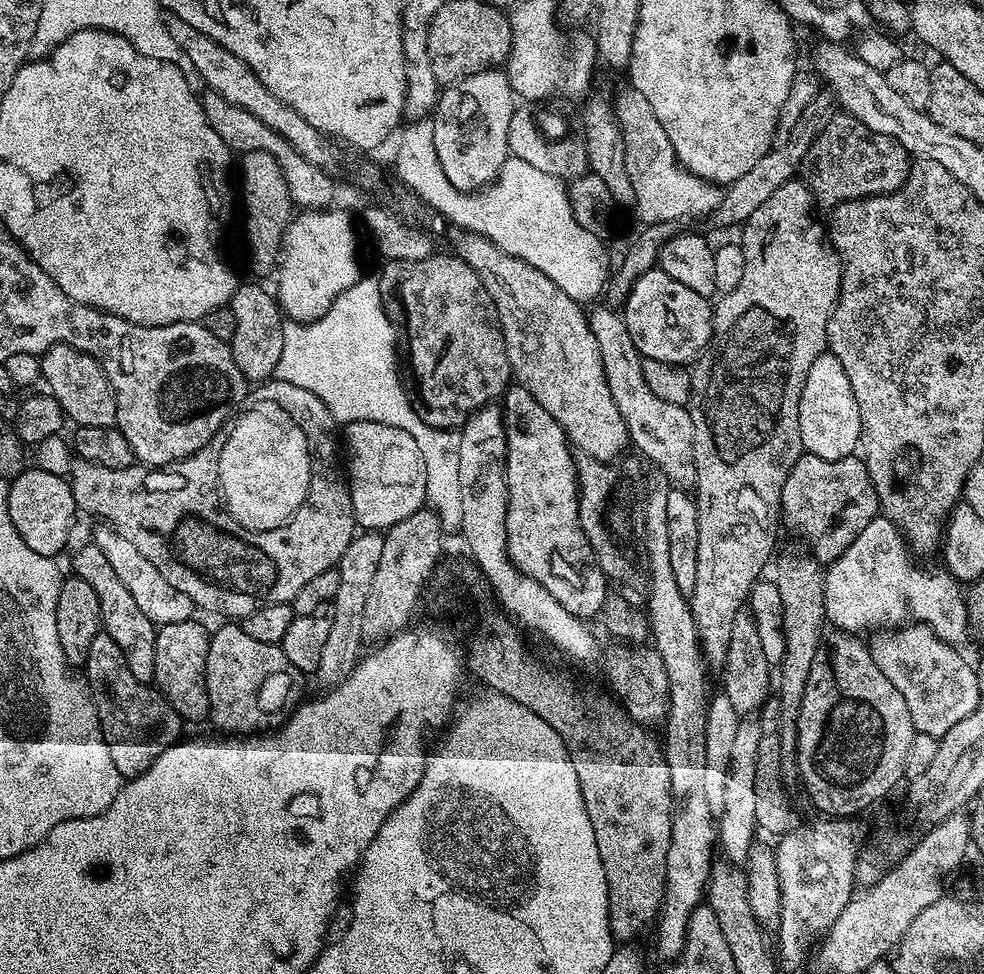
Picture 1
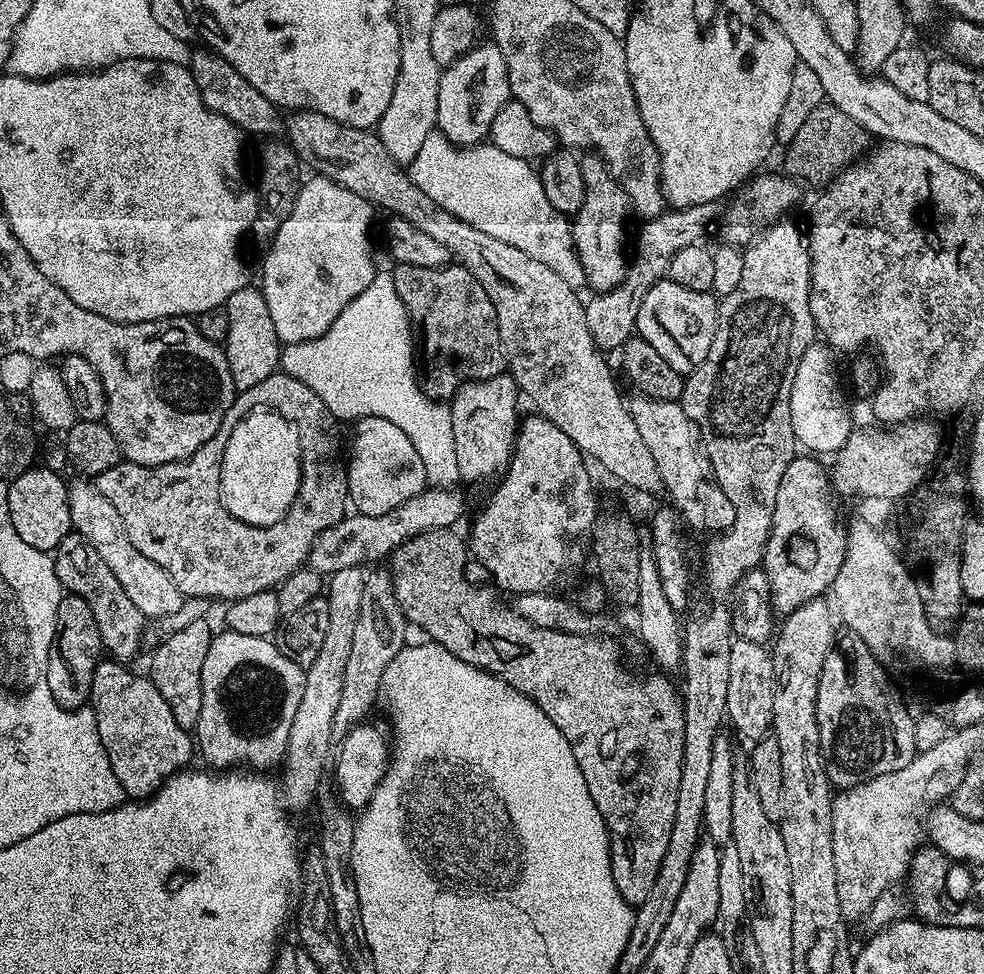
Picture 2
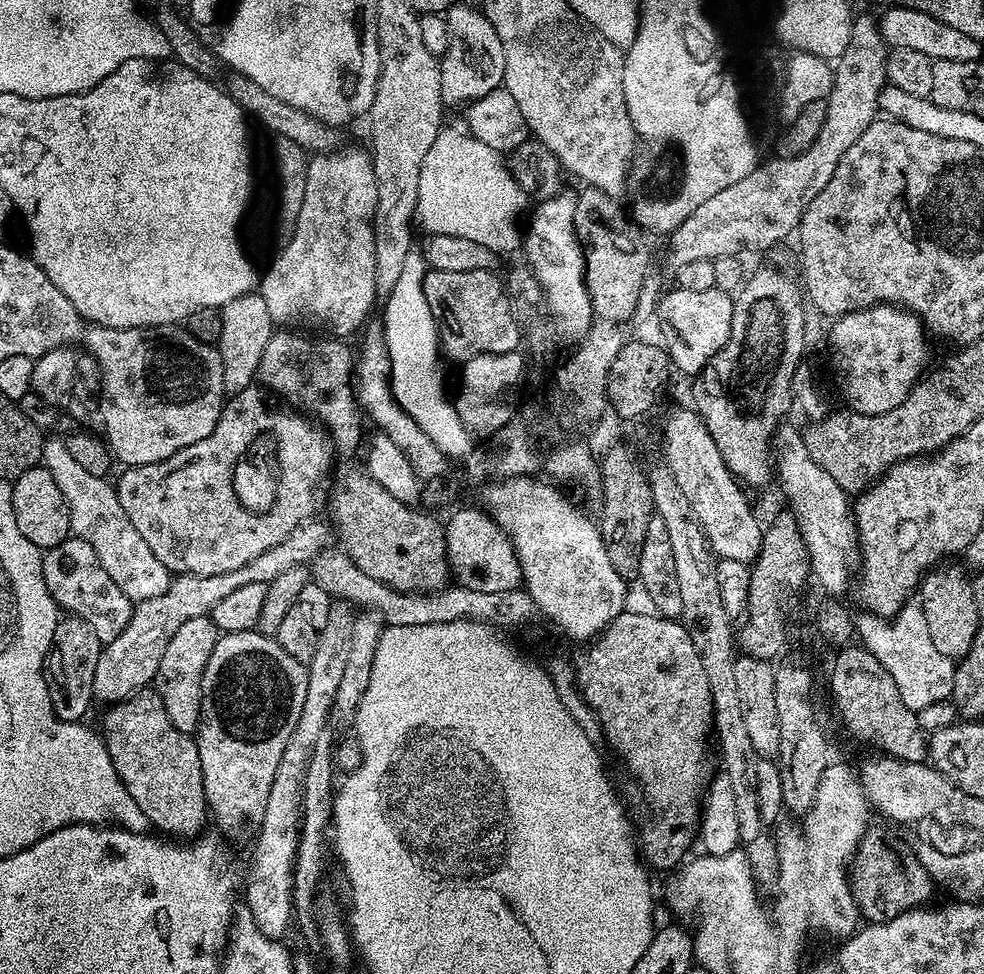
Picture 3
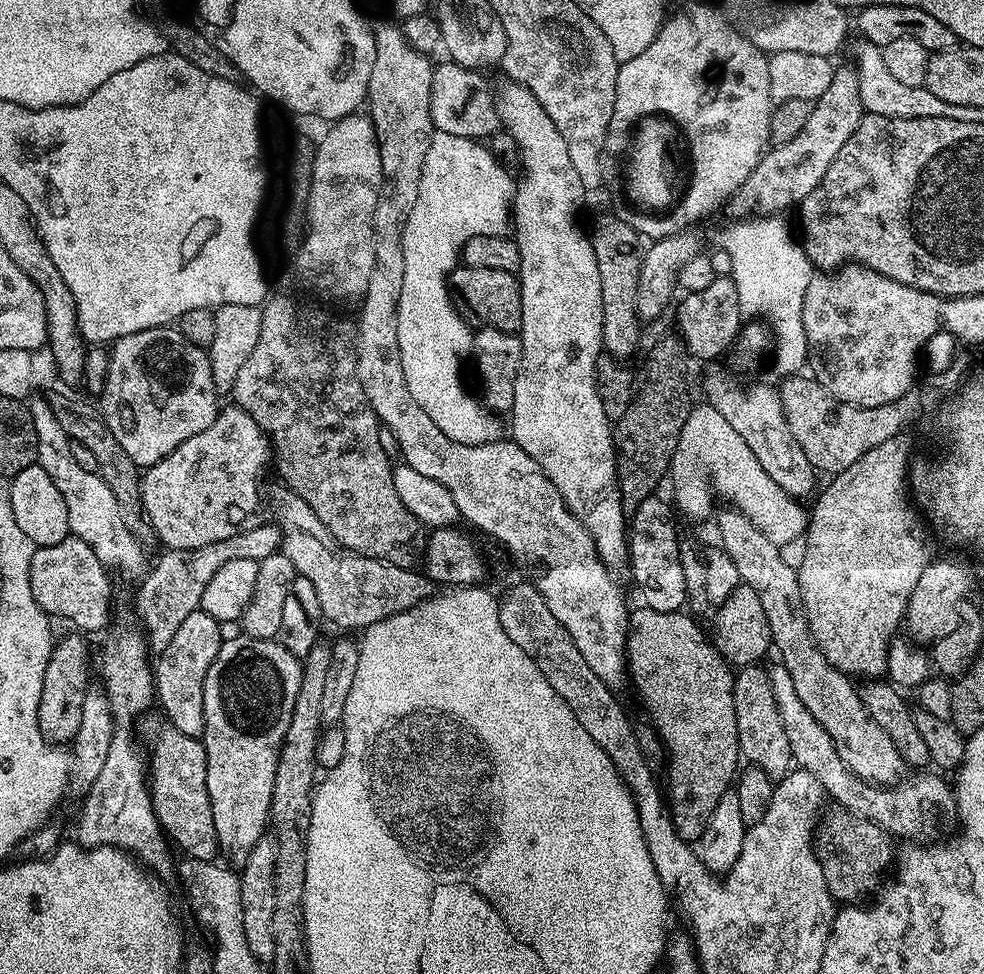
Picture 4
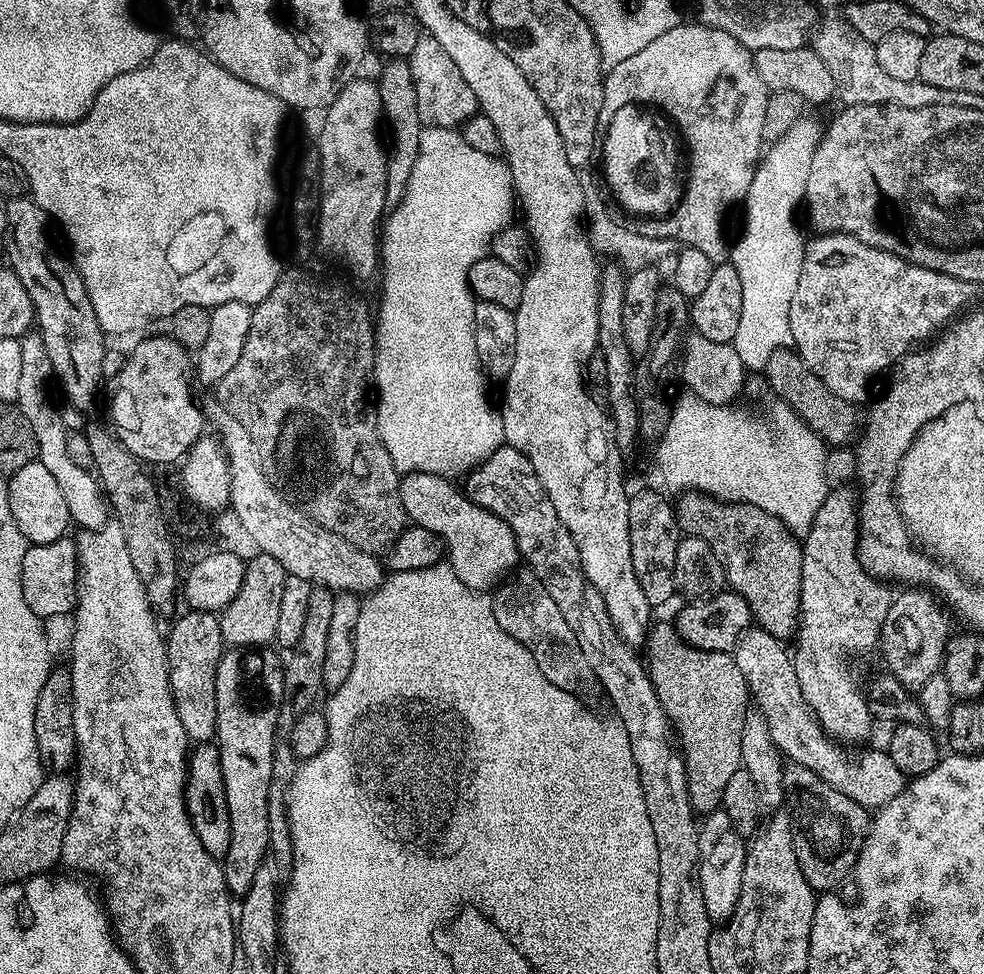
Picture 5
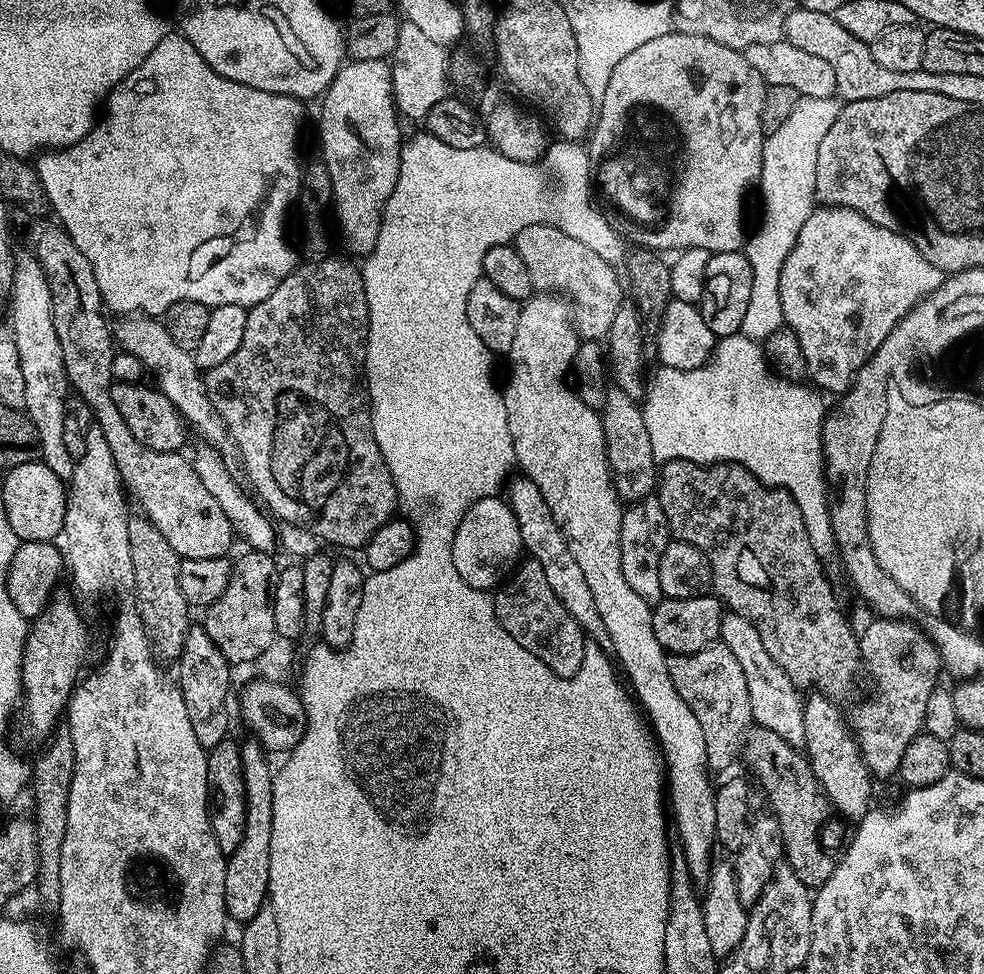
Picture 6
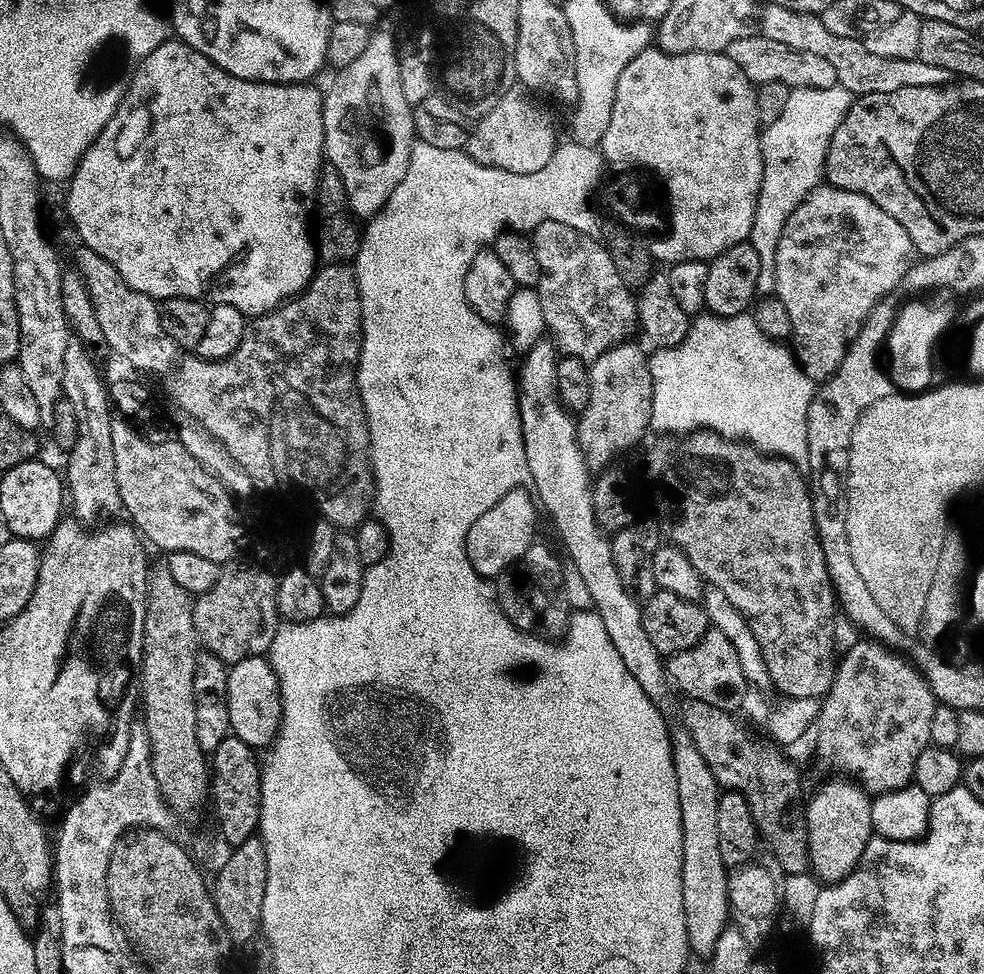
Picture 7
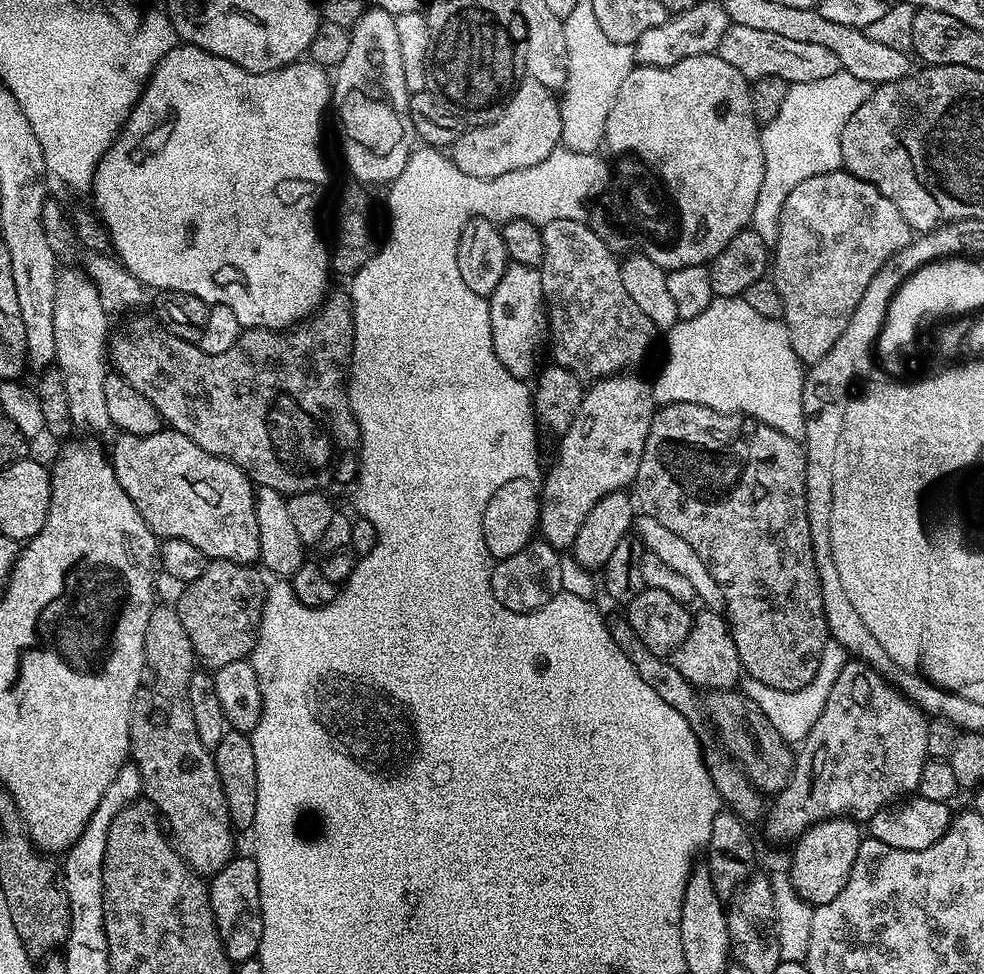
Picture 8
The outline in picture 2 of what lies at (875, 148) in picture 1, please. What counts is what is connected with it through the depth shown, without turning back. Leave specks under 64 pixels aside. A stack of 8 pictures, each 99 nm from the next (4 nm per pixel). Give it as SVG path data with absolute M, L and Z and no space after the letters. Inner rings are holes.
M825 102L814 106L814 111L807 116L806 123L799 128L798 134L794 134L794 142L790 142L783 149L783 171L793 180L805 185L808 183L827 186L848 165L856 163L869 151L868 143L868 131L861 124L854 122L854 118L842 114L838 106Z

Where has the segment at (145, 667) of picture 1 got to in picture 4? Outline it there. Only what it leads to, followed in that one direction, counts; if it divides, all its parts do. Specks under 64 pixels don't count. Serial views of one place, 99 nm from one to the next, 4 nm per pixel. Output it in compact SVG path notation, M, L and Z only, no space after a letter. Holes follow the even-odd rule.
M71 534L54 546L37 548L34 558L30 558L30 594L34 594L34 602L38 602L38 606L42 606L42 610L47 612L49 617L61 616L76 627L73 629L84 634L96 632L108 624L108 615L112 612L112 582L108 576L109 569L105 568L98 554L94 554L94 550L90 550L90 546L82 542L82 538Z

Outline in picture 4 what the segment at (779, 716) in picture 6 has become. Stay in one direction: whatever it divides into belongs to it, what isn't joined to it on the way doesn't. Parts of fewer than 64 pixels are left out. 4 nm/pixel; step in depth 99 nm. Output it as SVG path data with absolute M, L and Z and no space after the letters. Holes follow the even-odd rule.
M776 662L773 663L773 668L767 669L770 686L774 692L774 702L776 702L778 714L790 746L790 752L793 763L807 773L812 774L814 778L818 779L820 785L823 786L825 793L834 801L839 807L847 809L848 812L854 813L856 816L865 817L879 825L884 831L891 835L898 835L904 838L906 842L913 842L919 844L929 843L932 837L938 830L938 820L948 820L955 817L957 800L955 798L955 791L948 783L941 777L941 773L934 770L922 770L914 774L910 780L903 779L901 783L890 786L875 786L872 783L862 781L857 775L849 771L846 765L843 764L842 758L838 756L836 748L829 734L816 722L814 716L810 714L809 710L804 707L802 698L798 698L798 690L794 690L794 682L790 679L790 674L784 668L784 665Z

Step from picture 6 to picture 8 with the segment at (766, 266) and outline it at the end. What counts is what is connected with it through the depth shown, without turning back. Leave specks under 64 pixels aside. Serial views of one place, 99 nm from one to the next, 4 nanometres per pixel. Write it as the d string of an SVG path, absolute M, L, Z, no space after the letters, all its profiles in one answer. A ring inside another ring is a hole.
M846 71L830 74L830 78L818 78L818 82L790 84L786 98L782 101L782 110L774 114L770 123L763 125L760 133L760 145L764 155L764 177L762 190L758 190L758 202L754 202L752 227L769 246L775 245L778 238L778 222L782 214L782 205L786 202L790 190L814 174L835 172L842 165L842 126L862 106L868 97L870 86L861 80L855 80Z

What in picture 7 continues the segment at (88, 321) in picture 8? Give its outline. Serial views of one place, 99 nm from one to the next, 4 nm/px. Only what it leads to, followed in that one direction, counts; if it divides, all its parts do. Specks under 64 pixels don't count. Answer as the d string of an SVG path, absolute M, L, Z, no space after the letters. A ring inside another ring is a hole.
M69 343L66 362L62 362L62 396L74 409L78 422L78 442L66 454L66 496L70 501L70 512L85 526L95 525L105 518L112 518L122 505L118 494L118 482L114 478L114 446L110 435L110 422L114 415L110 407L110 392L100 381L100 372L88 357L89 349L83 343ZM103 516L108 516L104 517ZM101 519L101 520L100 520ZM95 520L100 520L96 521ZM93 523L93 524L92 524Z

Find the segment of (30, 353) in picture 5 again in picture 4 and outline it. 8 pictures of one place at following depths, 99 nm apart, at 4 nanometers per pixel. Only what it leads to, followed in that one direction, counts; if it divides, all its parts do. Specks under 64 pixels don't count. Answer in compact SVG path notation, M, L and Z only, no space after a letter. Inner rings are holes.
M36 399L27 401L28 413L34 422L34 434L38 434L36 463L42 466L42 470L46 470L46 474L50 474L50 478L54 478L54 486L58 486L62 498L66 498L71 535L82 538L82 542L86 542L86 546L98 554L105 568L113 571L116 569L124 576L143 577L146 572L145 545L126 526L118 498L110 491L110 486L106 486L99 472L87 472L78 466L72 453L73 441L68 439L66 430L62 430L62 422L58 422L51 403L47 399Z

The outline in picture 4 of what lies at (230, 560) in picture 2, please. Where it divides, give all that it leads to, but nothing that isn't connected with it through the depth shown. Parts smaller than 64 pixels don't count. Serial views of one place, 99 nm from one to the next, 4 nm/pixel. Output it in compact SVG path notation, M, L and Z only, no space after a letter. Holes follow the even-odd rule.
M229 406L229 408L221 407L216 413L214 422L210 422L210 426L206 426L206 430L202 430L202 434L194 434L194 438L186 438L186 442L182 442L182 446L178 446L169 456L162 458L156 464L151 464L143 469L140 477L140 507L144 509L144 519L148 521L148 526L153 537L157 536L161 540L165 549L174 550L194 550L202 546L209 546L210 543L222 542L223 539L230 538L231 535L237 535L240 532L250 531L261 523L262 517L260 512L260 475L264 472L264 467L270 464L270 441L265 436L263 430L254 422L254 418L250 418L250 414L246 414L246 410Z

